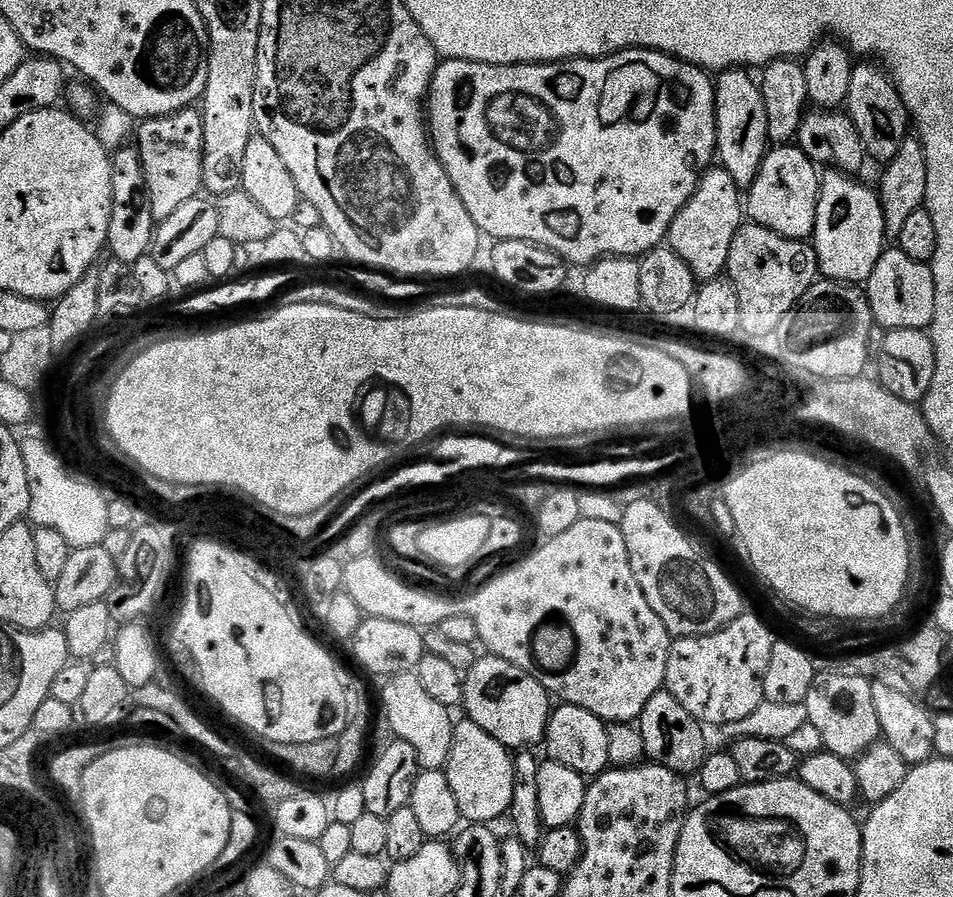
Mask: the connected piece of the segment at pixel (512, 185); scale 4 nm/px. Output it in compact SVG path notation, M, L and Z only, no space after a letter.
M627 48L624 52L615 52L613 56L602 56L594 60L566 60L555 64L479 64L469 60L445 59L437 63L436 72L432 76L432 84L428 88L426 97L426 127L430 133L430 143L436 153L436 157L442 162L454 190L458 190L458 198L466 206L470 218L481 230L485 237L493 236L493 241L502 240L525 240L531 244L537 244L543 248L549 248L551 252L556 252L569 265L584 264L591 266L605 257L633 257L639 258L644 253L661 247L665 243L670 226L674 218L686 206L686 202L700 184L700 178L708 171L716 156L716 90L714 80L703 68L696 68L692 64L687 64L684 60L678 60L674 56L667 56L665 52L653 52L651 48Z

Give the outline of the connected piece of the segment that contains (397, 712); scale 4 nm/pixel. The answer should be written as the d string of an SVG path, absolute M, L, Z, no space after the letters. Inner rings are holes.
M414 674L393 676L385 684L388 685L384 688L382 715L390 720L395 739L410 742L410 746L414 746L414 754L418 754L418 762L423 771L441 771L450 758L453 713L446 706L442 706L442 702L434 702L434 698L426 694L422 682L418 682Z

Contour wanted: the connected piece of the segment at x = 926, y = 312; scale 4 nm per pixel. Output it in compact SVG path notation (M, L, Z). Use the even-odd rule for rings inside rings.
M899 246L889 247L878 258L874 274L866 282L866 291L872 319L877 325L891 330L894 328L931 329L936 305L934 274L931 264L914 262Z

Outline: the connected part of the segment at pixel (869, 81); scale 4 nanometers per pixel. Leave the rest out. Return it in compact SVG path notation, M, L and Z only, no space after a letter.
M860 62L853 67L846 114L858 130L858 138L862 138L865 153L871 159L873 156L874 159L880 160L881 165L890 163L898 154L900 143L909 139L910 117L906 106L892 84L892 77L875 63Z

